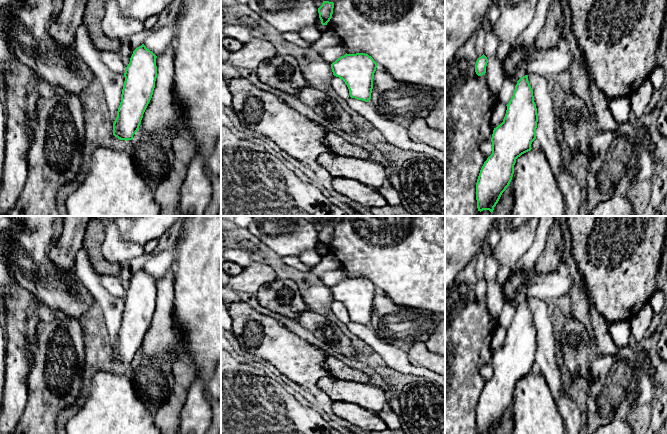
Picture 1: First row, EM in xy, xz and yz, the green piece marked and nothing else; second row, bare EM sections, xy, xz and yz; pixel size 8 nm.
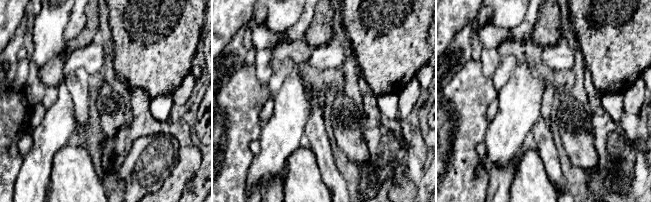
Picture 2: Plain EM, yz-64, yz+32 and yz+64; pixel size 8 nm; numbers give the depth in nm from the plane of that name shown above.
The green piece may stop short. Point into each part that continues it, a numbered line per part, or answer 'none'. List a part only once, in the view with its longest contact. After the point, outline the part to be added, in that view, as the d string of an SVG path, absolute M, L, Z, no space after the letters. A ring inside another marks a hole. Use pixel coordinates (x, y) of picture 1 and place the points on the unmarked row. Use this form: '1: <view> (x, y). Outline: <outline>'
none

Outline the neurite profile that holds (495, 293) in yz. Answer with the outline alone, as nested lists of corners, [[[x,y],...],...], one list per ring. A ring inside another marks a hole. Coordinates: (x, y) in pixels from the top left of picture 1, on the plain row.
[[[495,280],[488,283],[486,299],[489,313],[497,320],[504,306],[504,289]]]

